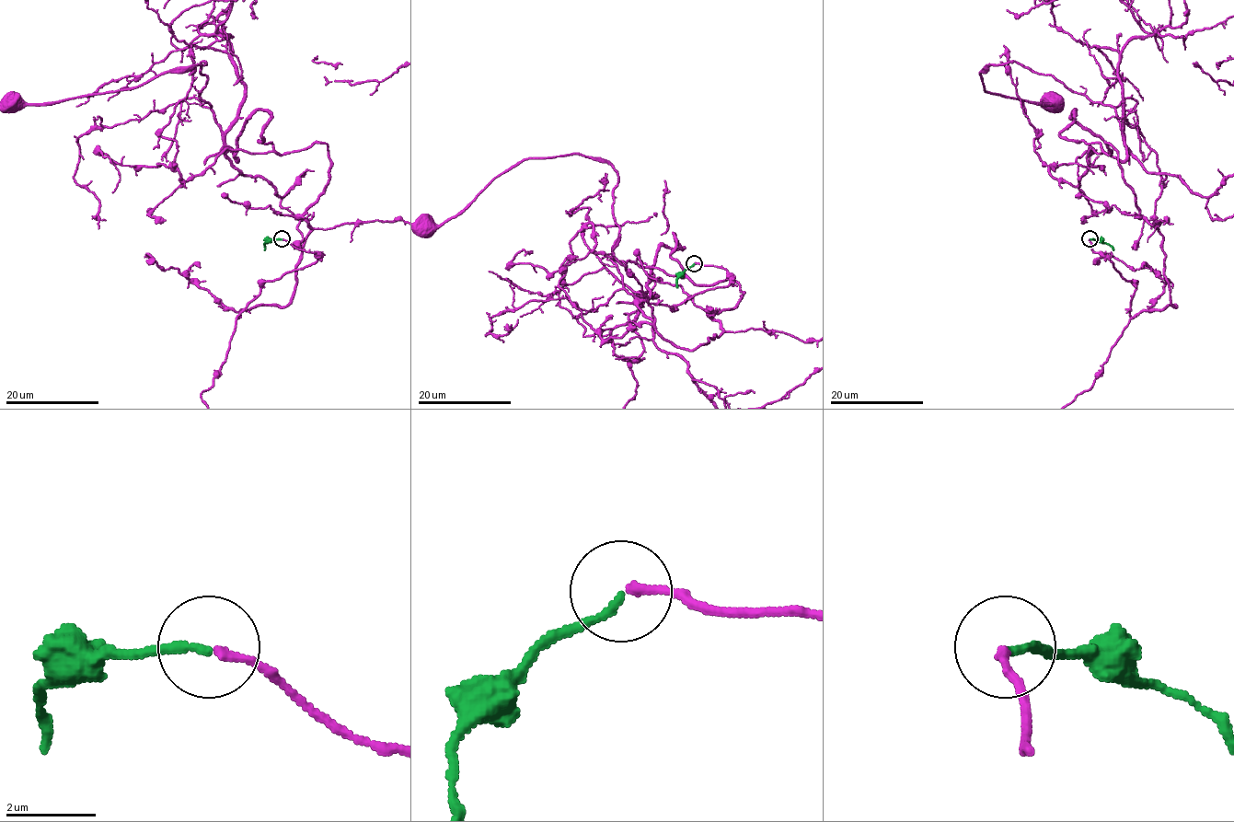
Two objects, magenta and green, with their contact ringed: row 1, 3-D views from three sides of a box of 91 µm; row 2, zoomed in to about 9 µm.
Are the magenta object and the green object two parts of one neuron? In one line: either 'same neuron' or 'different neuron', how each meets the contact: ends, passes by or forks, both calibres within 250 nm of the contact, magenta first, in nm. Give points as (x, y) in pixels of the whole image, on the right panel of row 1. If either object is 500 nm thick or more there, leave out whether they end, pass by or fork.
same neuron; magenta ends there; green ends there; 200 nm thick on the magenta side, 160 nm on the other

